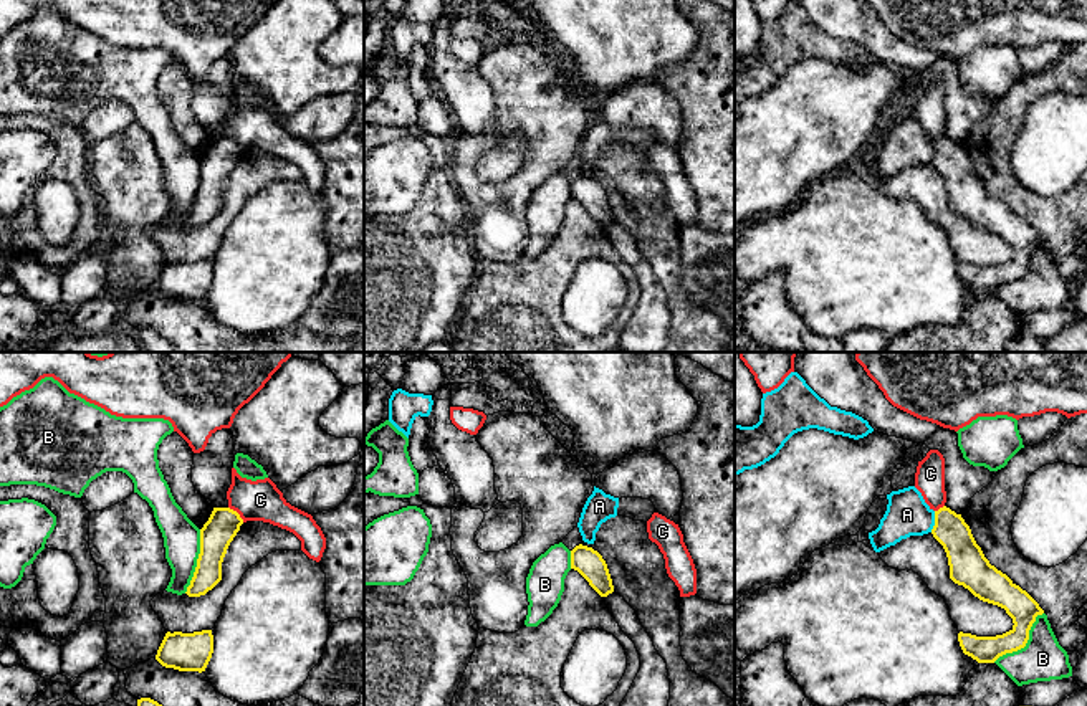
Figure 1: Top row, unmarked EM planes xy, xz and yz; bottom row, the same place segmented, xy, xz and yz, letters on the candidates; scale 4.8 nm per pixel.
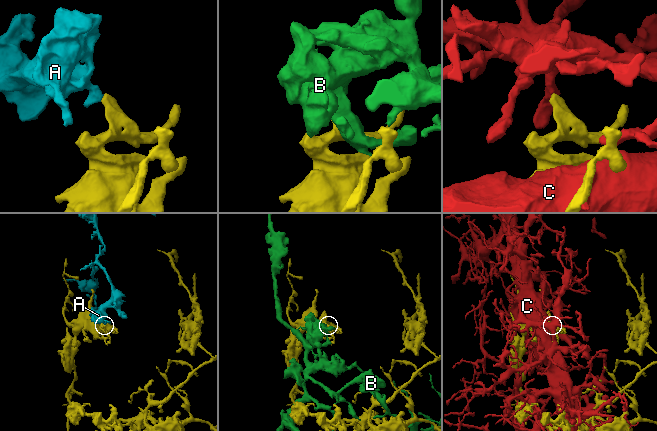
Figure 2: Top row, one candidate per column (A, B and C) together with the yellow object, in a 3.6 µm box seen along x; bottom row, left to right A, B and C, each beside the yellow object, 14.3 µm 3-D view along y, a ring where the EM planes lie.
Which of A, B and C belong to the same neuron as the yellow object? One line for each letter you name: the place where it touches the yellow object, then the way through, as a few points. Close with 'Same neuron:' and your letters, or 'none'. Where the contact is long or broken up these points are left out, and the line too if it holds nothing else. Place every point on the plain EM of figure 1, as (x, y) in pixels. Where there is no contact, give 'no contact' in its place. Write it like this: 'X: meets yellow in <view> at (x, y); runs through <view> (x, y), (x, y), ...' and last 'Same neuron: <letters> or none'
Same neuron: none

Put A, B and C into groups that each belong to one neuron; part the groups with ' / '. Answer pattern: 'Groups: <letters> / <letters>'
Groups: A / B / C

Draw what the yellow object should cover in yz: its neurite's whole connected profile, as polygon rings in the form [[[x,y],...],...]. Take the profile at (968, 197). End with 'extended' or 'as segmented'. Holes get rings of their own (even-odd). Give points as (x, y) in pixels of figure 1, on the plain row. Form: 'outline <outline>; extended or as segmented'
outline [[[946,136],[940,137],[935,141],[931,164],[946,182],[950,208],[979,230],[1004,238],[1014,253],[1009,261],[996,266],[960,261],[963,283],[978,293],[994,293],[999,286],[1024,278],[1036,246],[1044,243],[1039,233],[989,193],[961,144]]]; as segmented

